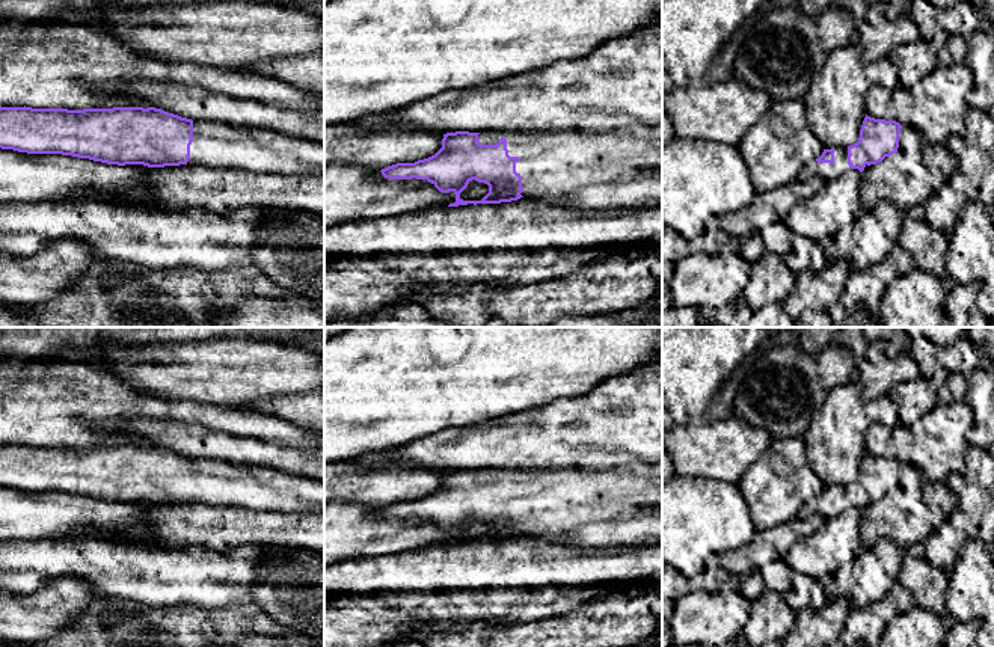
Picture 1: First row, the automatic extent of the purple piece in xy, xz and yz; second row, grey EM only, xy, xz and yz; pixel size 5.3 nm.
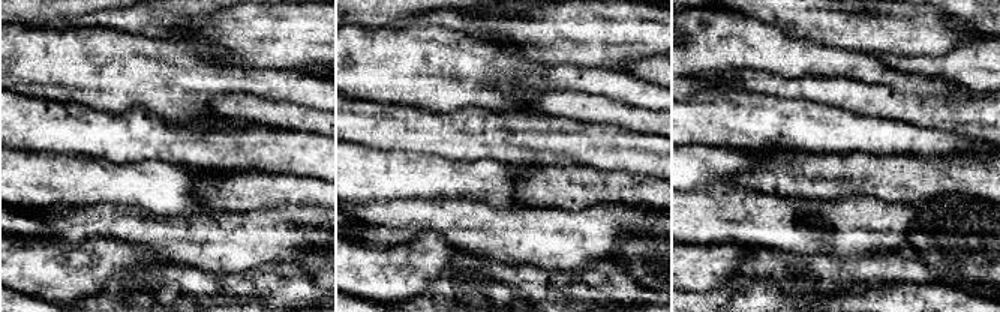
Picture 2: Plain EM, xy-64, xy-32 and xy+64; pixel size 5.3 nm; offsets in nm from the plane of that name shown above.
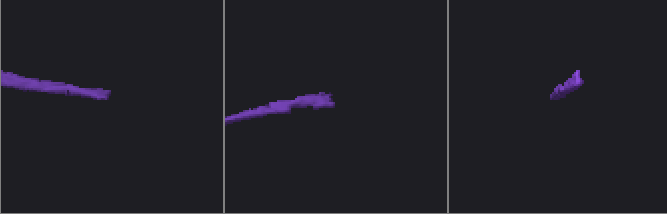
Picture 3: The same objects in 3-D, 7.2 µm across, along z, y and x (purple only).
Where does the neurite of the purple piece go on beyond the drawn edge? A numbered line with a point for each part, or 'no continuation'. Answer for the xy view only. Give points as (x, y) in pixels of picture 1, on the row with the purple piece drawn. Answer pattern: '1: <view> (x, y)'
1: xy (214, 144)

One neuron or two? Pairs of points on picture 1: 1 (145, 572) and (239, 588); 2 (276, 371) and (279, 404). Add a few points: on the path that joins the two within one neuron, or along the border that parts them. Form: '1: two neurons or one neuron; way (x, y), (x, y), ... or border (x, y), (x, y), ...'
1: one neuron; way (168, 572), (216, 579)
2: two neurons; border (308, 391), (273, 395), (257, 400), (246, 407)

